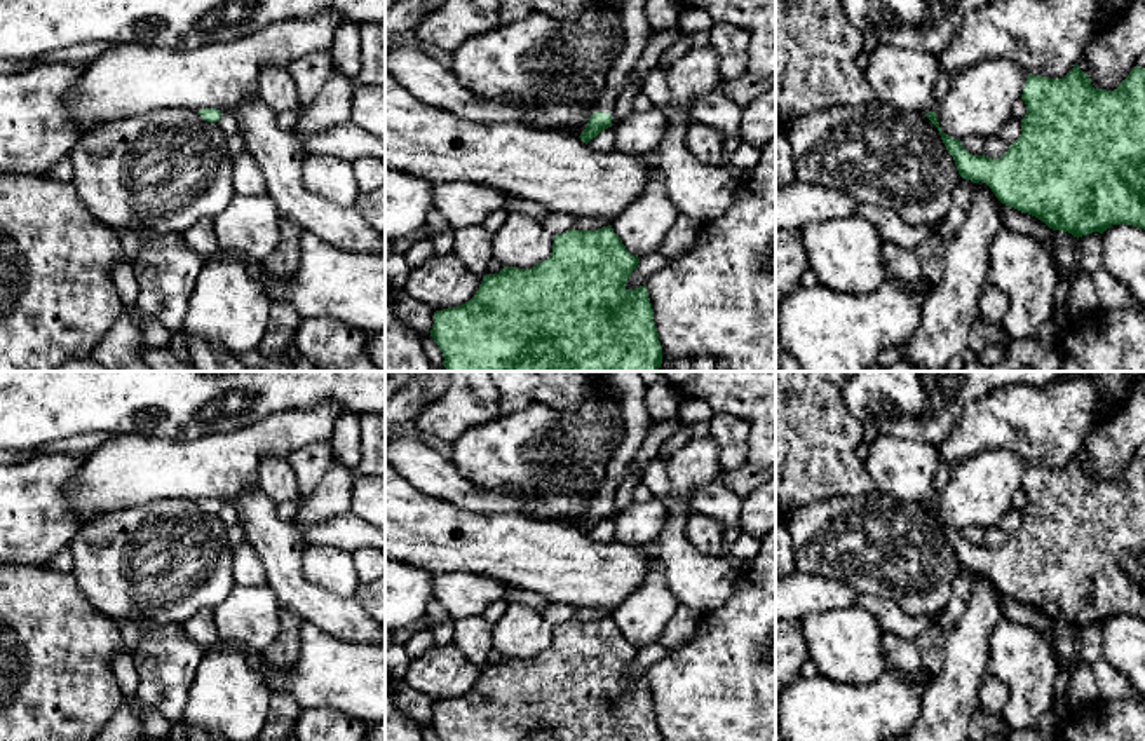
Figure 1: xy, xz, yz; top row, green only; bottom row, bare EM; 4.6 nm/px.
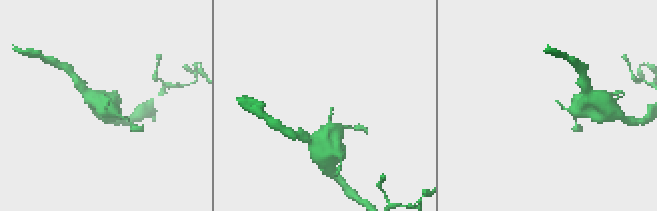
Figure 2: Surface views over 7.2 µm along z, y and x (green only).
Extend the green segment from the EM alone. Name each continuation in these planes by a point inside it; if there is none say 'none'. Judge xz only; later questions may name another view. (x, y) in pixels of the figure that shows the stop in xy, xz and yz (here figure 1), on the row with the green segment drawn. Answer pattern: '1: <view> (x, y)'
1: xz (635, 25)

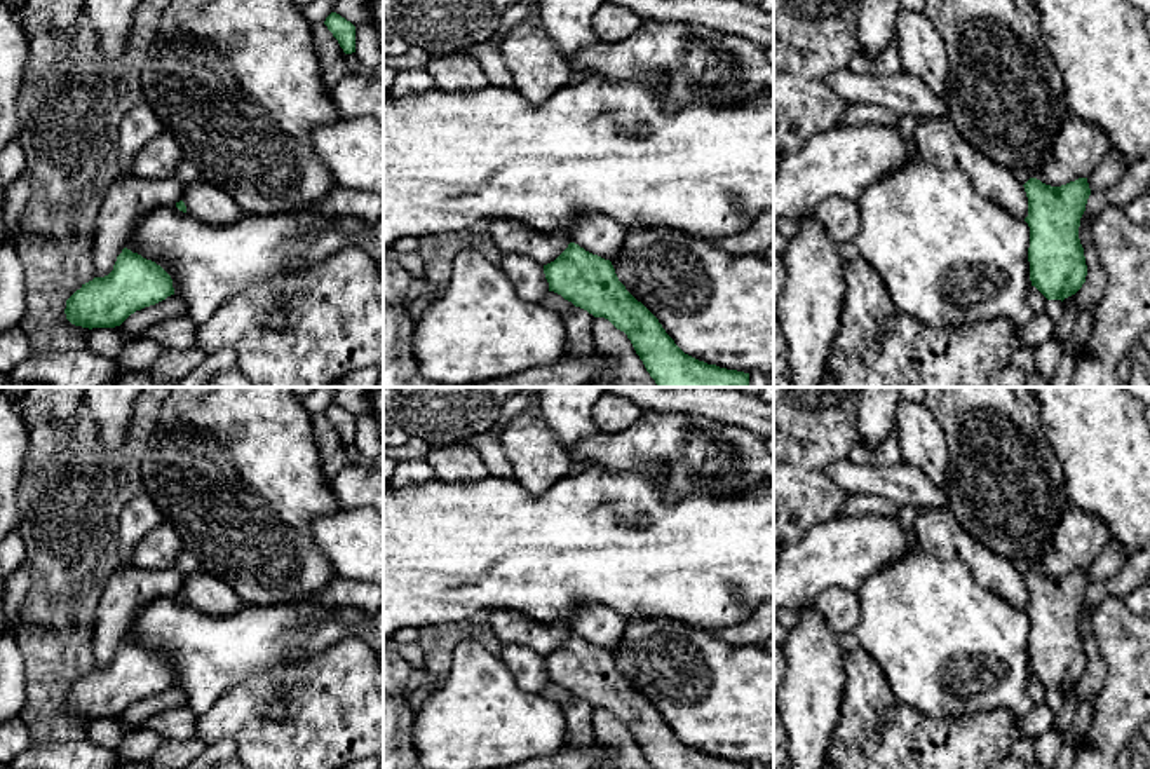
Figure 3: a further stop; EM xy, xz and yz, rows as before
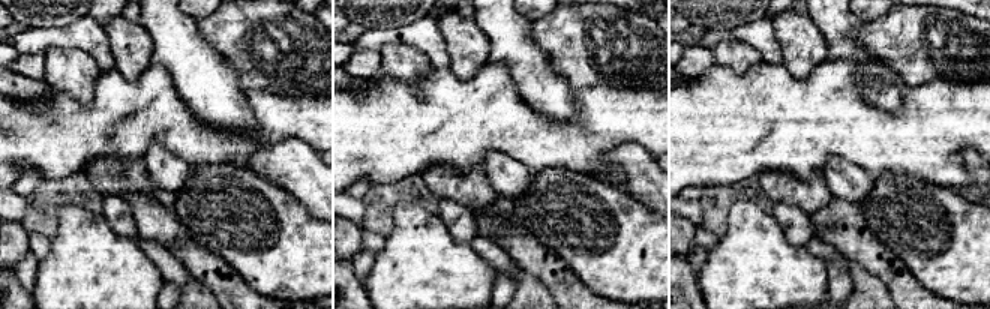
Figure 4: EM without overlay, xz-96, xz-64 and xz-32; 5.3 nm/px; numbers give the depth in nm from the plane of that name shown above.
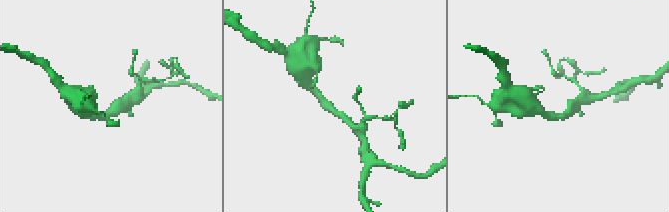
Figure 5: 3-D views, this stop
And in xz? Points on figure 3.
none

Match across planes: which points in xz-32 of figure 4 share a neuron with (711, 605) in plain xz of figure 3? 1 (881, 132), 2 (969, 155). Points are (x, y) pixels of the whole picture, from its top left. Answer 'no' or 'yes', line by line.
1: yes
2: no

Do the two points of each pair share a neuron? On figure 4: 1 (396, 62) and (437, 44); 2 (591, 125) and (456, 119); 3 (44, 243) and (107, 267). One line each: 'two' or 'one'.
1: two
2: one
3: two

